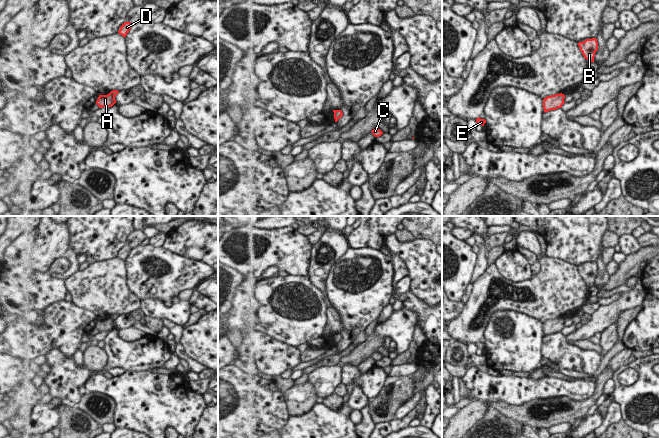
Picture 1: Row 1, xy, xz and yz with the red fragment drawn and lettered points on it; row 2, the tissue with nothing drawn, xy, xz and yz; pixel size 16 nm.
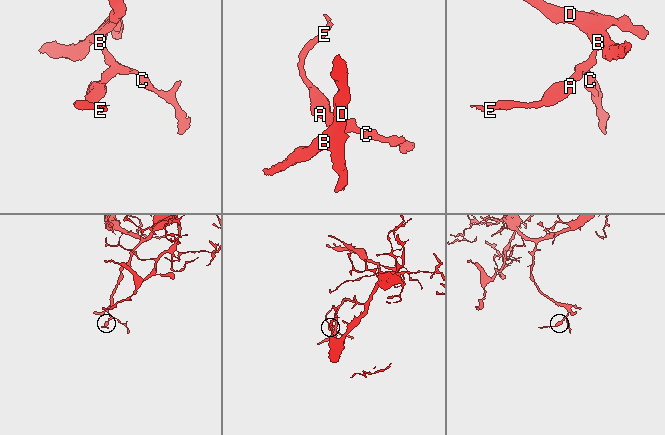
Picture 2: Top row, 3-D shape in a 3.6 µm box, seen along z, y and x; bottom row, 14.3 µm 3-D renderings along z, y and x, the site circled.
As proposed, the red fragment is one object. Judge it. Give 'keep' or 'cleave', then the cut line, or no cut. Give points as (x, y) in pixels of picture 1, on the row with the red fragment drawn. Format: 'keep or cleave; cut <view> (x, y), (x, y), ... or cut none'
cleave; cut xy (109, 93), (114, 97)

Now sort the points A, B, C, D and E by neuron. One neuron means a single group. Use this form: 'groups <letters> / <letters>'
groups A E / B C D

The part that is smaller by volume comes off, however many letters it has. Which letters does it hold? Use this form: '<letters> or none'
A, E

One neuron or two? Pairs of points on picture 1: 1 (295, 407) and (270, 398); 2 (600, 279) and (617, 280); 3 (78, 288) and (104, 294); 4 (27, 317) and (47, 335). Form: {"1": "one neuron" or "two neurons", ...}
{"1": "two neurons", "2": "two neurons", "3": "one neuron", "4": "two neurons"}

